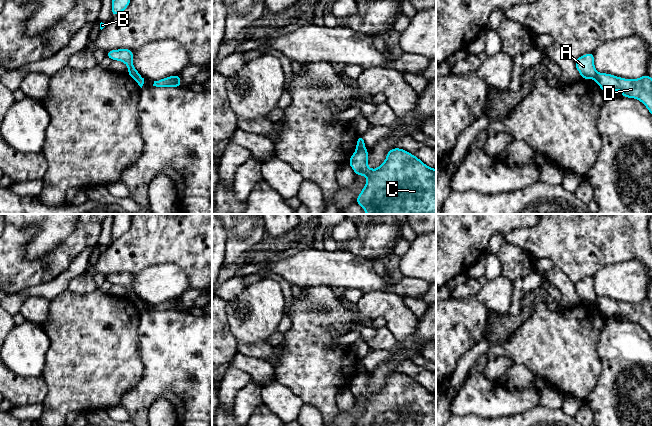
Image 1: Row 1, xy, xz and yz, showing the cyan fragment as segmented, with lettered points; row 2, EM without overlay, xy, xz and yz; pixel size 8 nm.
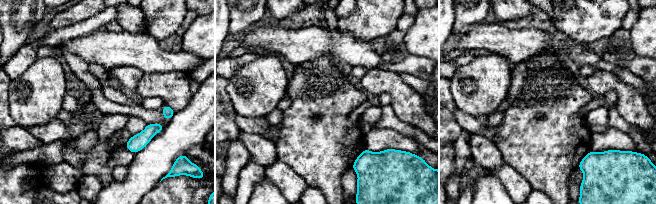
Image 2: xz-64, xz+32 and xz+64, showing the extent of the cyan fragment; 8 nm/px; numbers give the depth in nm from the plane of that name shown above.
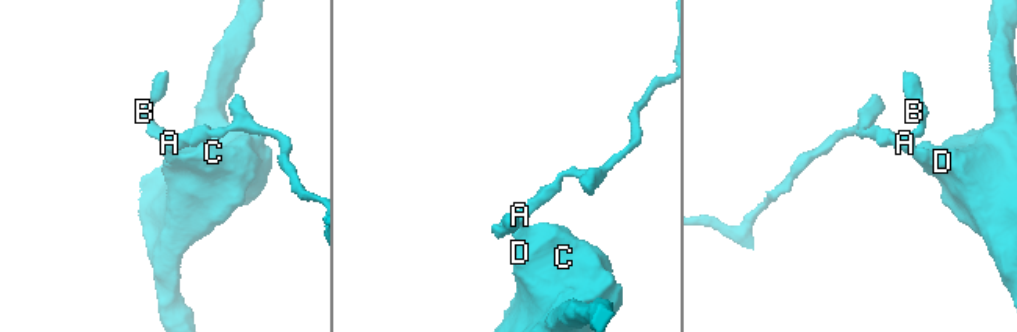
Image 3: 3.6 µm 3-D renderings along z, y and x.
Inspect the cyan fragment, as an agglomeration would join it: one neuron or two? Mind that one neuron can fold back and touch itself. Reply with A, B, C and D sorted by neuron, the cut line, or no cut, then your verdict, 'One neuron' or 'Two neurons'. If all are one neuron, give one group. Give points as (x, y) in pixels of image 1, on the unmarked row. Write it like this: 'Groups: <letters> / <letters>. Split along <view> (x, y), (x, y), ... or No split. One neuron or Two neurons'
Groups: A B / C D. Split along xz (364, 371), (356, 374). Two neurons

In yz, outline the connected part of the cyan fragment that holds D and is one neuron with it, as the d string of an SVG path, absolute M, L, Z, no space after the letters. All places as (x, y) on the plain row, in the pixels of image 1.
M598 297L594 304L605 317L620 314L622 321L641 325L652 338L652 302L648 298L638 303L625 303L607 297Z

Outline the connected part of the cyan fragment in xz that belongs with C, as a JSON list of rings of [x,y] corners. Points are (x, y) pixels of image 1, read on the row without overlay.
[[[366,372],[356,374],[348,387],[357,400],[364,399],[367,402],[356,426],[436,426],[436,393],[404,373],[389,374],[385,385],[377,393],[368,391]]]

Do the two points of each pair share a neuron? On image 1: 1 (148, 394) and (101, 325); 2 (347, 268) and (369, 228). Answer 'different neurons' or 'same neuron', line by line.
1: different neurons
2: different neurons

